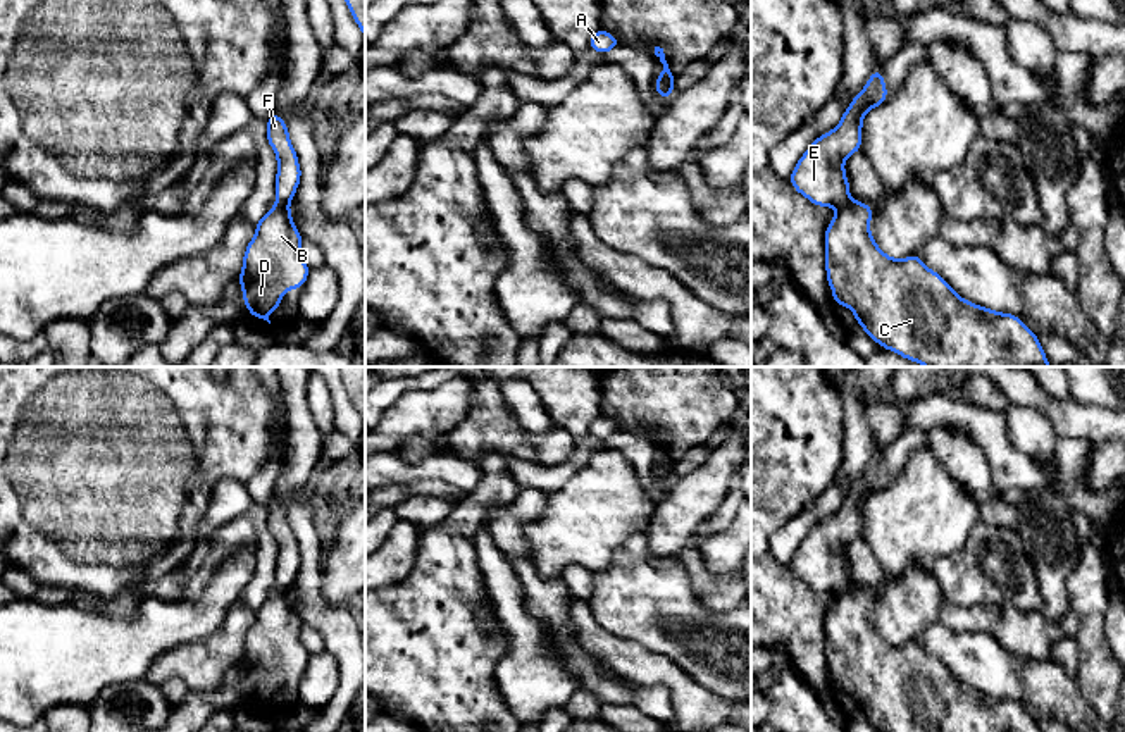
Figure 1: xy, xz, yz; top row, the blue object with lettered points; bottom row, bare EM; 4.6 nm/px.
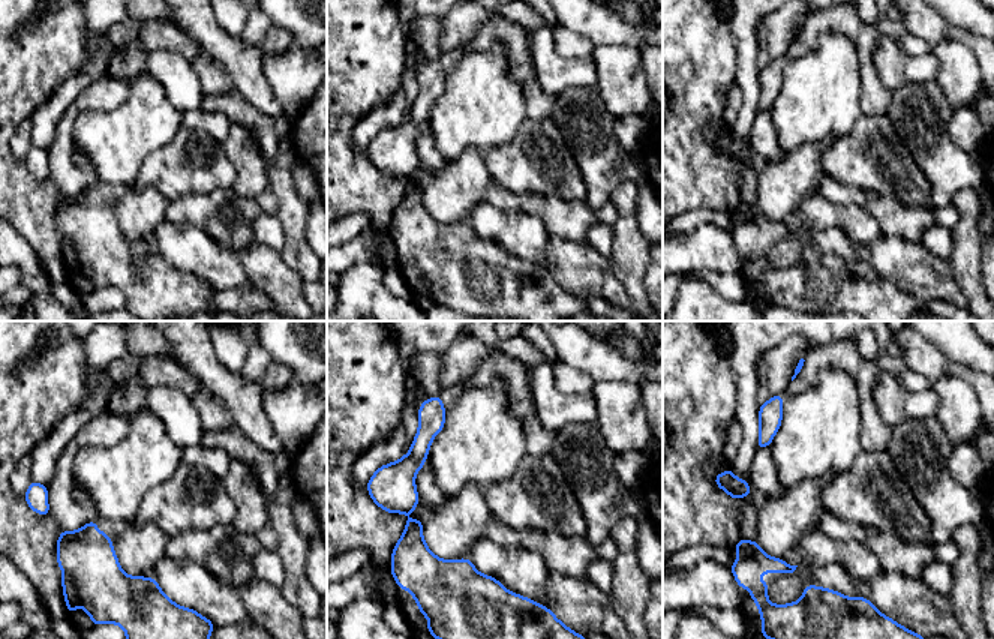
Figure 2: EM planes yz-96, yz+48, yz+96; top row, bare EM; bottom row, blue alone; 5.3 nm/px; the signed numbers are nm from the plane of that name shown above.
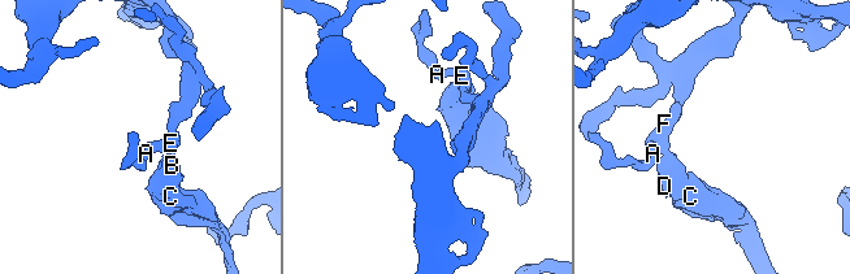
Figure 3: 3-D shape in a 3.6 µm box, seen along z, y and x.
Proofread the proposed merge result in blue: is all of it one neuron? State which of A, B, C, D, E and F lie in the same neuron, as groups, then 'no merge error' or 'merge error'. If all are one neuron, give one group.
A E F / B C D | merge error

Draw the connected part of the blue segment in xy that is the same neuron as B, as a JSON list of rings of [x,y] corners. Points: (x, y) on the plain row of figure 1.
[[[274,591],[257,610],[238,663],[246,696],[270,710],[269,699],[283,689],[283,679],[303,673],[310,653],[300,642],[301,620],[288,591]]]

